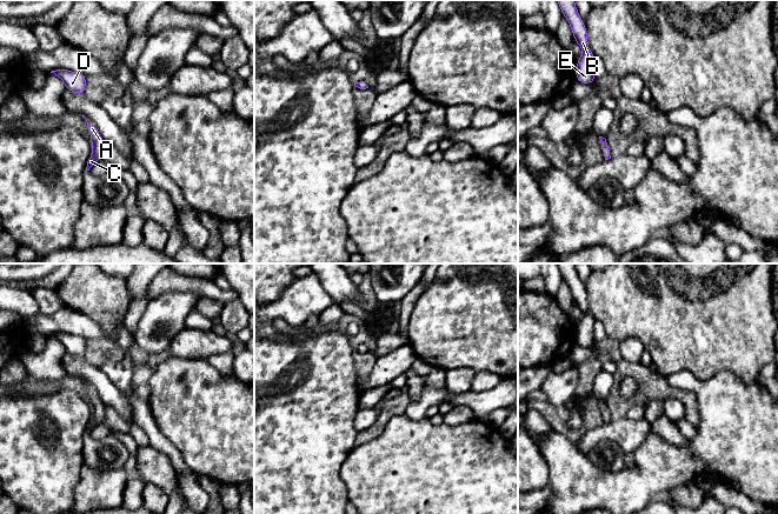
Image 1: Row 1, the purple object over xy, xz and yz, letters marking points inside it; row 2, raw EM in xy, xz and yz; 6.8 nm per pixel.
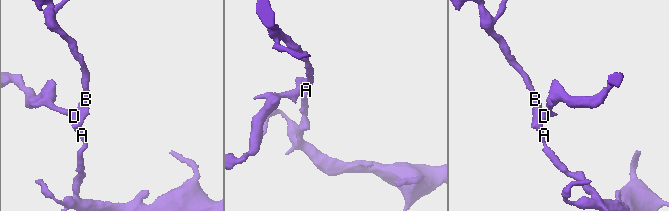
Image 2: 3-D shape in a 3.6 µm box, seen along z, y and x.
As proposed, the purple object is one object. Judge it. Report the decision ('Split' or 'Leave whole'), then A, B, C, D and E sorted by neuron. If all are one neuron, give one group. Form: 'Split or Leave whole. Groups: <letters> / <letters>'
Leave whole. Groups: A B C D E

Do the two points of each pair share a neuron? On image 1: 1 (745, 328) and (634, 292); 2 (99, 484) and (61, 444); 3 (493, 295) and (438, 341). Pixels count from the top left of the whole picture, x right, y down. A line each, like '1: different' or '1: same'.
1: same
2: different
3: same

